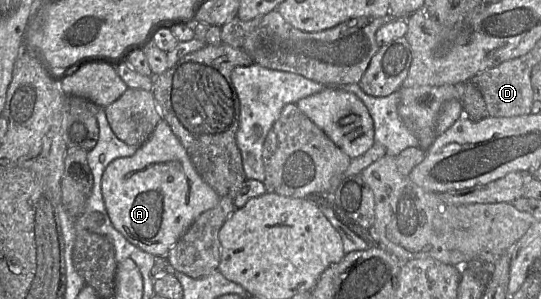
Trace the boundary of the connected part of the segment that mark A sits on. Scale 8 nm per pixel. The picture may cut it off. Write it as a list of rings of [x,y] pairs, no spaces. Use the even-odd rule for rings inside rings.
[[[163,119],[135,154],[116,158],[106,167],[102,195],[114,227],[130,243],[155,256],[166,256],[199,215],[220,199],[196,171],[186,149]]]

